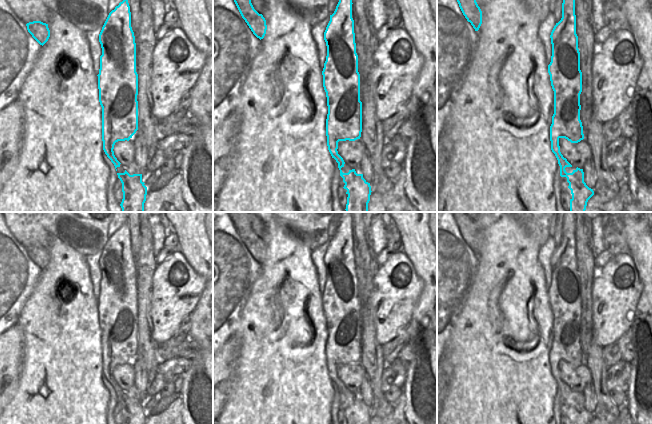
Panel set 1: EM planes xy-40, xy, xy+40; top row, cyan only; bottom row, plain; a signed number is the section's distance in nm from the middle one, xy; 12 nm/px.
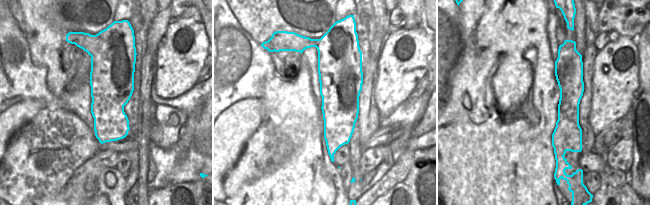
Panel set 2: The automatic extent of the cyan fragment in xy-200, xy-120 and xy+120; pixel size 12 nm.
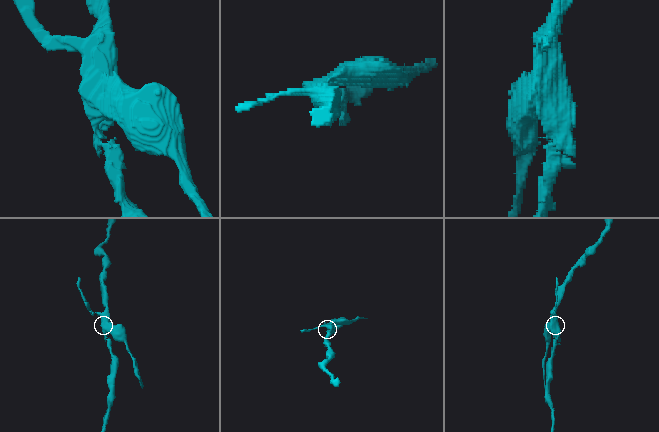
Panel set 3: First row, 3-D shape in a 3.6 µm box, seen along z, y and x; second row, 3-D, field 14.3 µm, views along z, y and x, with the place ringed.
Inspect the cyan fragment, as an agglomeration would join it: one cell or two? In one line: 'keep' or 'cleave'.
cleave

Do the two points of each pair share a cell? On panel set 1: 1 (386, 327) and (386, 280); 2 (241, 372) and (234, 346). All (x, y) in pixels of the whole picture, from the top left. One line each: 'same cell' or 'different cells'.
1: same cell
2: different cells

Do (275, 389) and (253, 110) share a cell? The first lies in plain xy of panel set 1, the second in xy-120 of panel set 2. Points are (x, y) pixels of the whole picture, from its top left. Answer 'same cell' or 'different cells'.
different cells

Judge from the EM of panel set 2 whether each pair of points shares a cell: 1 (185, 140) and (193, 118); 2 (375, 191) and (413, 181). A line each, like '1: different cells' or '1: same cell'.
1: same cell
2: different cells

